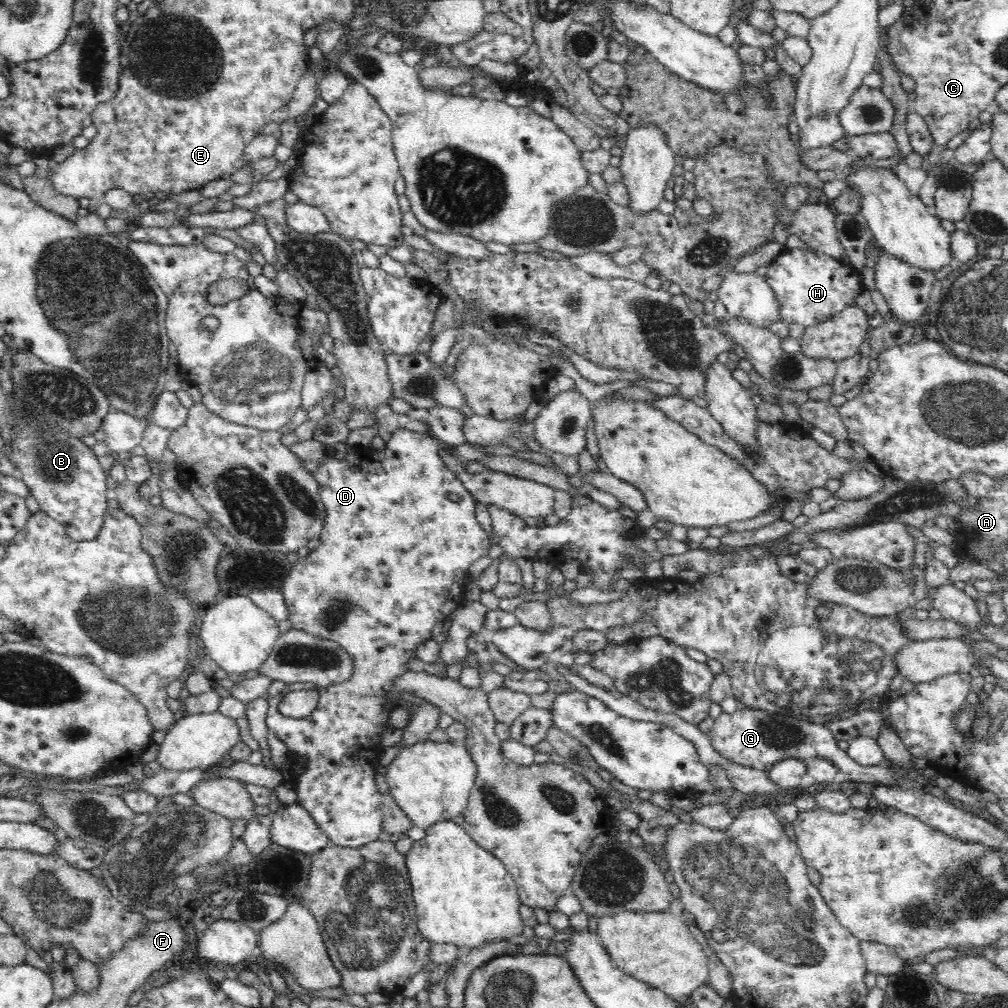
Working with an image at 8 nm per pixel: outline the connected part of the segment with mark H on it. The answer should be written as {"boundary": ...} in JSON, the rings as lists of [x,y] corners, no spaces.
{"boundary":[[[798,247],[782,249],[782,252],[768,266],[768,271],[766,272],[768,283],[772,286],[780,302],[783,322],[788,325],[795,323],[805,328],[828,320],[835,313],[855,306],[856,298],[860,296],[865,288],[862,278],[858,277],[858,275],[859,273],[854,271],[852,266],[844,264],[836,257],[827,256],[822,252],[814,252],[812,248],[800,249]]]}

